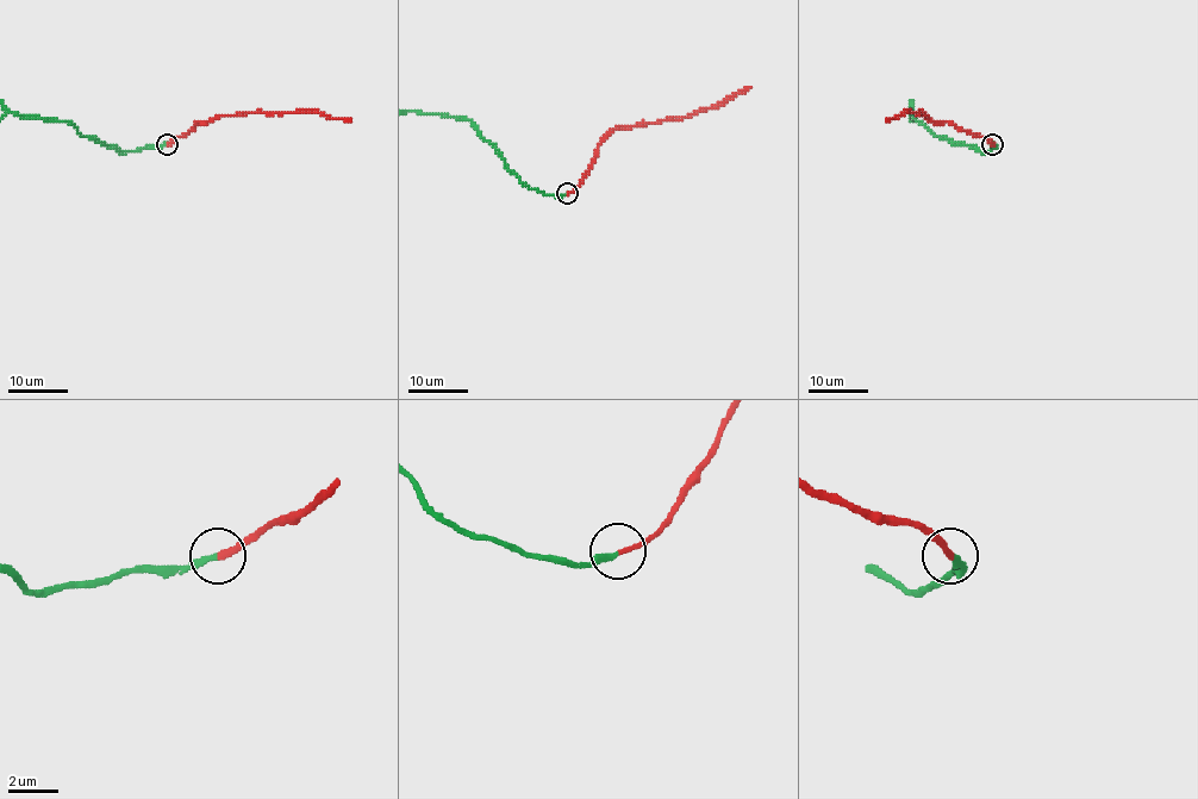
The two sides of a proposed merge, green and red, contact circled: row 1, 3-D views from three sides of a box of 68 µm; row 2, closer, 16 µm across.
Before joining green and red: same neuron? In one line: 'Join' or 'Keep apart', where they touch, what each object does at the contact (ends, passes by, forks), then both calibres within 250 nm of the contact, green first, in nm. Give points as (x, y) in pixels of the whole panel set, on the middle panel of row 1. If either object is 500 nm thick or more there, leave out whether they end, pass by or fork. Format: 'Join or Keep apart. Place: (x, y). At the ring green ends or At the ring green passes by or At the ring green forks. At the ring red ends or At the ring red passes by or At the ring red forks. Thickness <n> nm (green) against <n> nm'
Join. Place: (567, 193). At the ring green ends. At the ring red ends. Thickness 240 nm (green) against 200 nm

